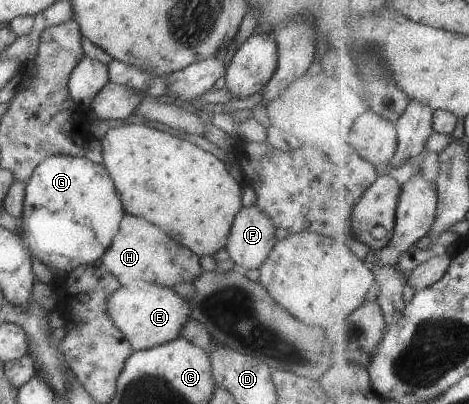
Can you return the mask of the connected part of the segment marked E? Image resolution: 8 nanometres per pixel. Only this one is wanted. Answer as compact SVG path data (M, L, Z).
M141 280L129 286L120 285L108 297L107 313L134 351L149 349L178 338L184 323L191 316L189 301L173 289Z

